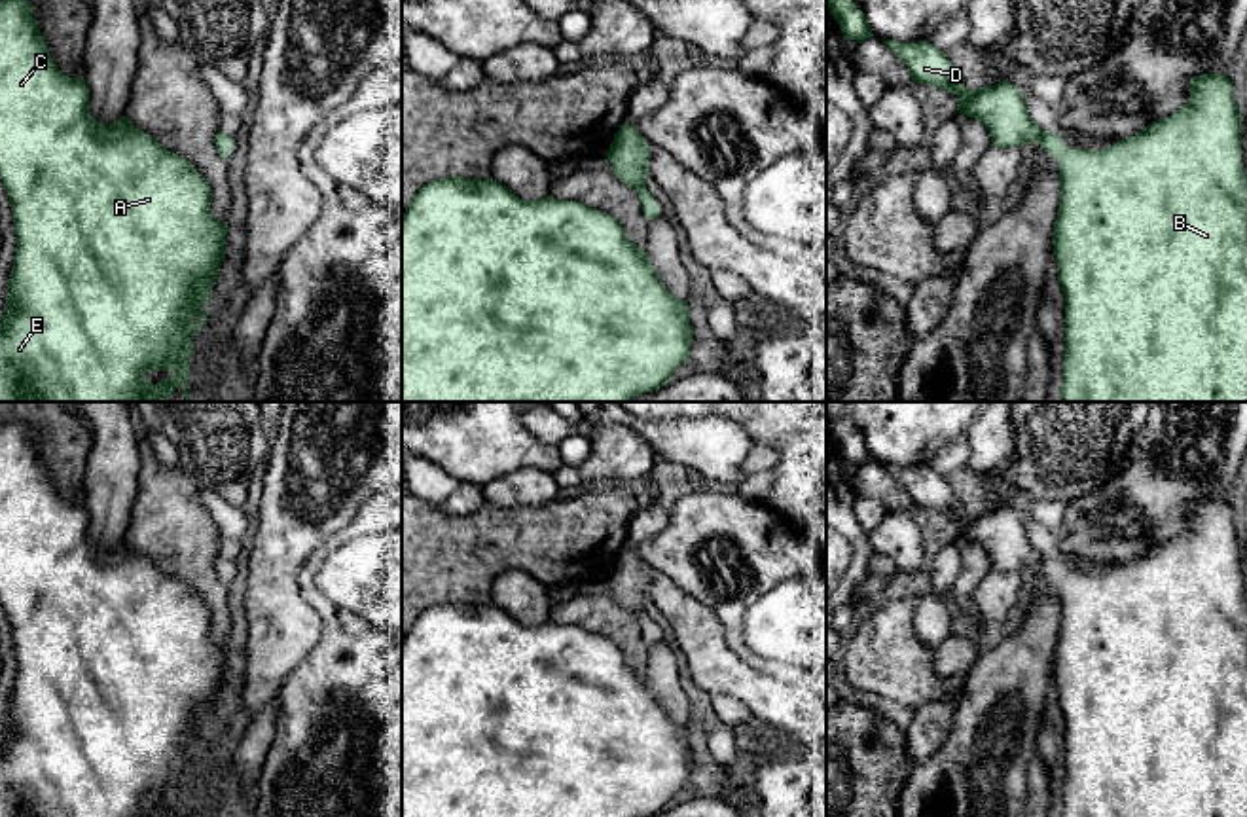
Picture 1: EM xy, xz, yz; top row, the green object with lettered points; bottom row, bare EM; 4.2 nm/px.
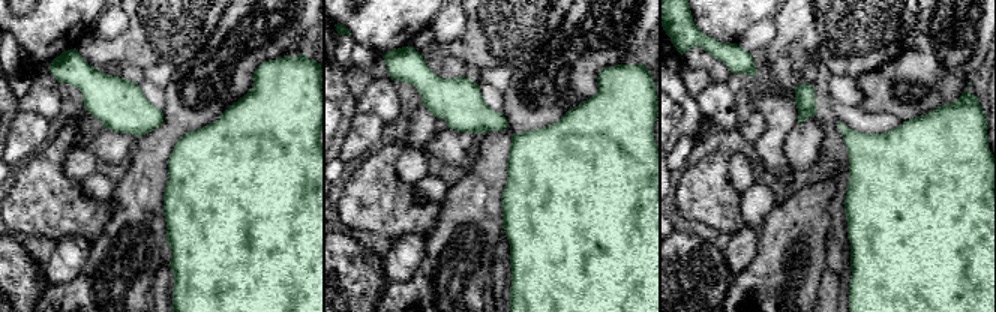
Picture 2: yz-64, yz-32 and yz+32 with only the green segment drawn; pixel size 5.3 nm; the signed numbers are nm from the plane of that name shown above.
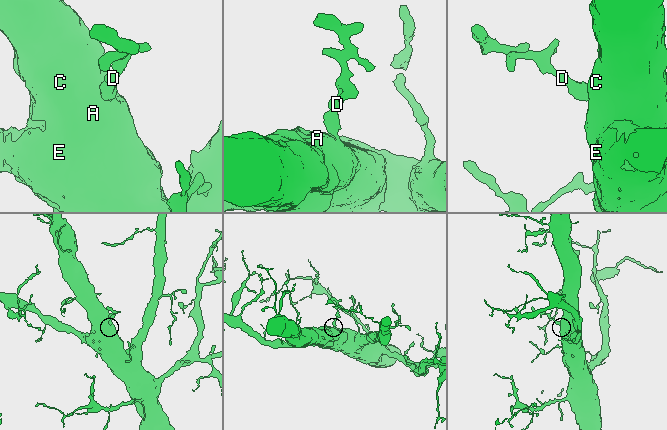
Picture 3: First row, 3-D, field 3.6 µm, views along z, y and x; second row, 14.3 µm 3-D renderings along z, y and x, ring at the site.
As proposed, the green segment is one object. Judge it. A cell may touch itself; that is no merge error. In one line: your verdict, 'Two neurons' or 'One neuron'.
One neuron

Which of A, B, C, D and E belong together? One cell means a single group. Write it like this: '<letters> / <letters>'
A B C D E

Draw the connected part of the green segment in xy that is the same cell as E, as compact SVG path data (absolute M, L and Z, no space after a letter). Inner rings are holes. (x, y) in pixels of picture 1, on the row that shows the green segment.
M0 0L0 182L11 203L13 227L17 246L13 256L13 269L8 284L6 313L0 317L0 402L165 402L178 387L184 389L186 402L193 402L188 390L190 360L193 353L191 337L208 320L203 307L210 298L212 286L218 279L220 265L226 256L227 226L216 220L210 212L212 191L208 182L178 154L167 152L154 136L136 129L127 116L121 116L112 125L102 125L89 114L89 87L81 78L64 76L53 63L47 42L40 34L38 21L28 0ZM171 368L171 379L161 379L157 385L148 383L144 373L150 370L165 372Z

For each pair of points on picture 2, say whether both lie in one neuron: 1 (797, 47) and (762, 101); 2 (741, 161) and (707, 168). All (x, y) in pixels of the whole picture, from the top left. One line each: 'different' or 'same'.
1: same
2: different

